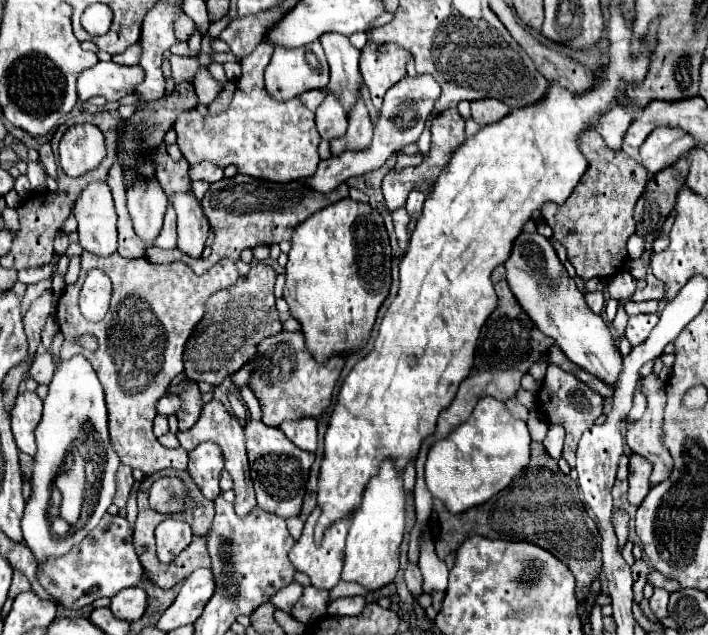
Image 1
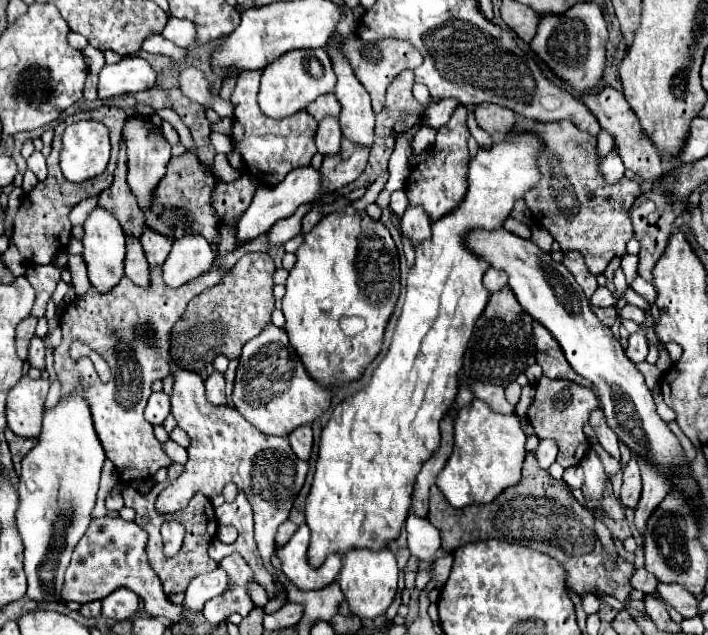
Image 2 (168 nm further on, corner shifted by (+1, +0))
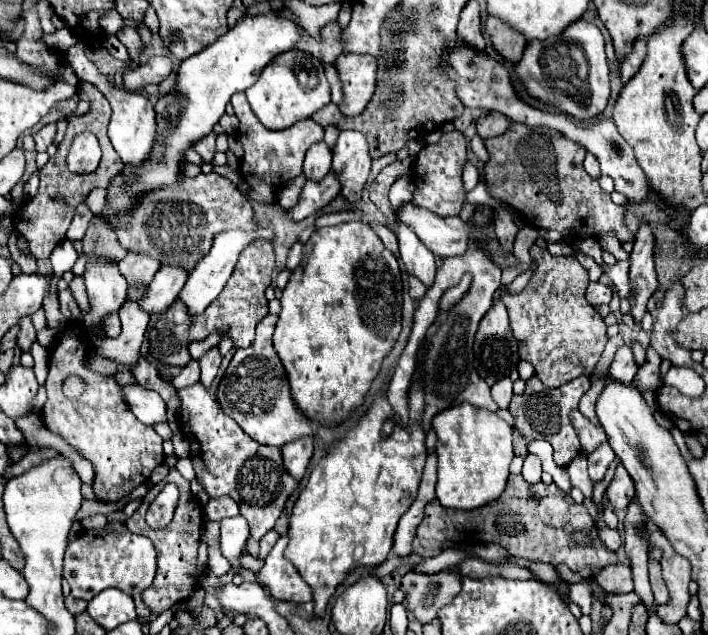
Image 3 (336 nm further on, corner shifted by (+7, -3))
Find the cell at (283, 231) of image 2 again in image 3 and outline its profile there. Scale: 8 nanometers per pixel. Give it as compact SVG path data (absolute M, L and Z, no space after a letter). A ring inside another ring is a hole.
M331 169L321 181L307 181L295 207L287 209L293 221L303 221L341 193L339 175Z

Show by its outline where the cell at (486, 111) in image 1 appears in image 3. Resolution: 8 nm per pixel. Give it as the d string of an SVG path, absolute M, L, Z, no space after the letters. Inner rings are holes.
M493 111L493 113L483 113L475 123L477 123L477 135L481 139L487 139L487 137L503 135L511 121L509 121L509 117Z

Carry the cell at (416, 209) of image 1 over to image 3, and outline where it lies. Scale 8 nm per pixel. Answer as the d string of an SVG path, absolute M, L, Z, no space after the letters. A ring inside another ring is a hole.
M399 221L399 229L397 229L397 239L399 239L399 253L405 263L405 269L409 273L413 273L415 277L419 277L429 287L433 283L435 271L437 271L435 255L401 221Z

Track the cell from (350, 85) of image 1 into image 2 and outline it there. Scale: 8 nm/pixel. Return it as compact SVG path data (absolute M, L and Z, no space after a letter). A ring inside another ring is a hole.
M337 40L337 48L329 50L329 56L333 60L333 70L337 74L337 86L335 96L341 102L341 132L347 140L353 144L371 150L373 148L373 128L375 128L375 114L371 110L371 100L367 90L361 86L361 82L355 78L347 58L341 54L341 42Z

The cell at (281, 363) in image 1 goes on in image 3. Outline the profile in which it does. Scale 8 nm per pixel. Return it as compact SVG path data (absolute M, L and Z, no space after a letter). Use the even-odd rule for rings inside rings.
M267 315L257 325L255 343L247 349L237 349L225 377L217 391L217 403L229 415L239 423L239 427L253 437L255 441L263 445L275 445L281 447L293 439L313 435L313 421L307 419L299 407L295 405L289 389L289 379L285 375L285 367L273 347L273 331L275 331L277 317Z

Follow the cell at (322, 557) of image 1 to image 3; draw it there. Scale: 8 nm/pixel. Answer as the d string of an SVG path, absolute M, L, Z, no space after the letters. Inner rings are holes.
M287 535L279 537L275 547L269 551L269 555L265 557L263 569L257 573L259 583L263 587L267 587L271 597L275 597L279 601L307 603L307 601L311 601L313 591L301 579L301 575L297 573L293 563L289 563L289 559L285 559L283 551L287 547L287 541L289 541Z

